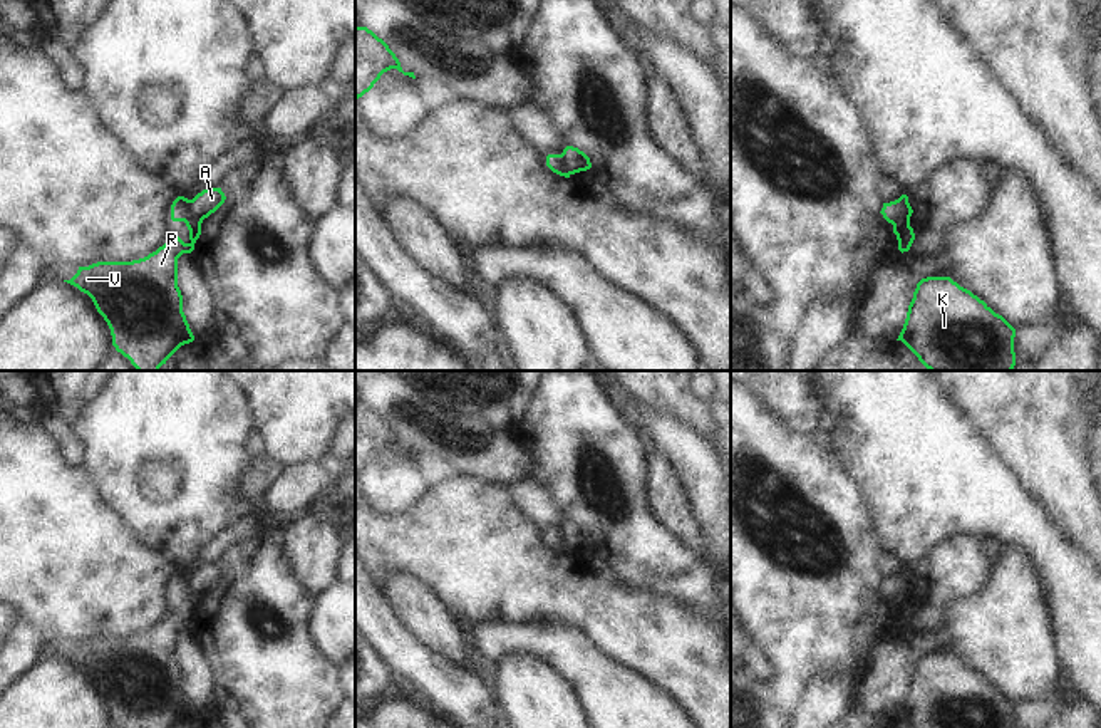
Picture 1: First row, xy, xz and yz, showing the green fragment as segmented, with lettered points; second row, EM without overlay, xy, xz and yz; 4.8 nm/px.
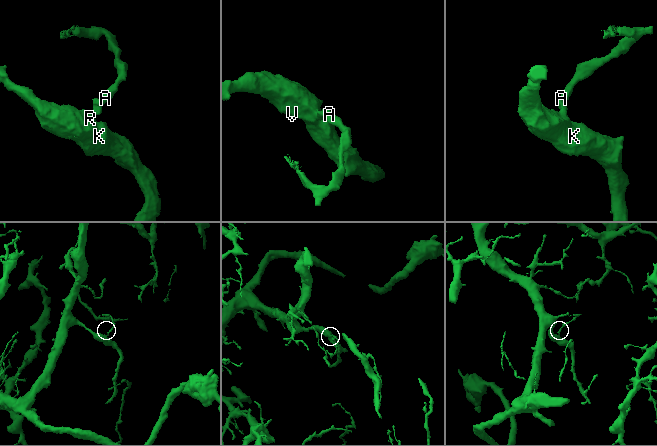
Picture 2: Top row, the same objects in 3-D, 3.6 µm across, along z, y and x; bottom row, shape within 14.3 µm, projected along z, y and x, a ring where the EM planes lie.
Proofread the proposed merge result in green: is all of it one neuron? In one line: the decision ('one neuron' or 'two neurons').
two neurons

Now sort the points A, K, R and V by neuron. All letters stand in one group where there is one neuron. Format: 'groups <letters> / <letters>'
groups A / K R V

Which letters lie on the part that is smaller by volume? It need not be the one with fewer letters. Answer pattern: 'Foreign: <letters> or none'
Foreign: A.

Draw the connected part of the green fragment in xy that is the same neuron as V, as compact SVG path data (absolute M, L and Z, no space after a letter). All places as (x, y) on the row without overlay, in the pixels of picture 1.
M184 572L171 580L171 595L186 599L189 619L174 611L144 634L97 637L64 656L92 674L117 728L176 728L194 716L178 663L178 634L191 629L201 611L191 580Z

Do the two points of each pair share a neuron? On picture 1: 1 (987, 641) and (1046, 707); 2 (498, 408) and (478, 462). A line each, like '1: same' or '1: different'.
1: different
2: different

